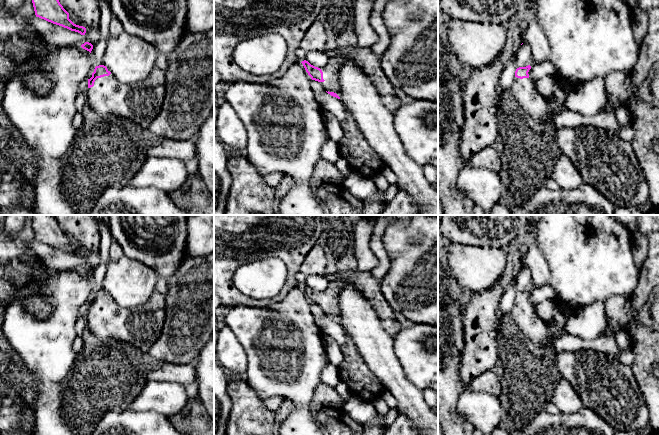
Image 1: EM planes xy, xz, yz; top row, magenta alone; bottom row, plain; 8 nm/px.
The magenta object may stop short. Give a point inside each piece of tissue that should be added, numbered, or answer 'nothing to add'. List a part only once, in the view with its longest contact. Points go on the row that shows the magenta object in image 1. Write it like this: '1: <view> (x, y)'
1: xy (140, 102)

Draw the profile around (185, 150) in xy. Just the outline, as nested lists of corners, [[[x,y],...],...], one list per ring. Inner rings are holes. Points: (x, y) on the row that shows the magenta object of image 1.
[[[163,139],[157,145],[150,146],[146,150],[148,157],[174,158],[183,162],[196,157],[195,141],[190,140],[173,140]]]

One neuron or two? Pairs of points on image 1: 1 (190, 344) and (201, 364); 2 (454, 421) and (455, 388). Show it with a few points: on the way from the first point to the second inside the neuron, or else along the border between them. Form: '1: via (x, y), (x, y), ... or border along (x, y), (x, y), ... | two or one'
1: border along (203, 347), (193, 362) | two
2: via (451, 413), (451, 396) | one

